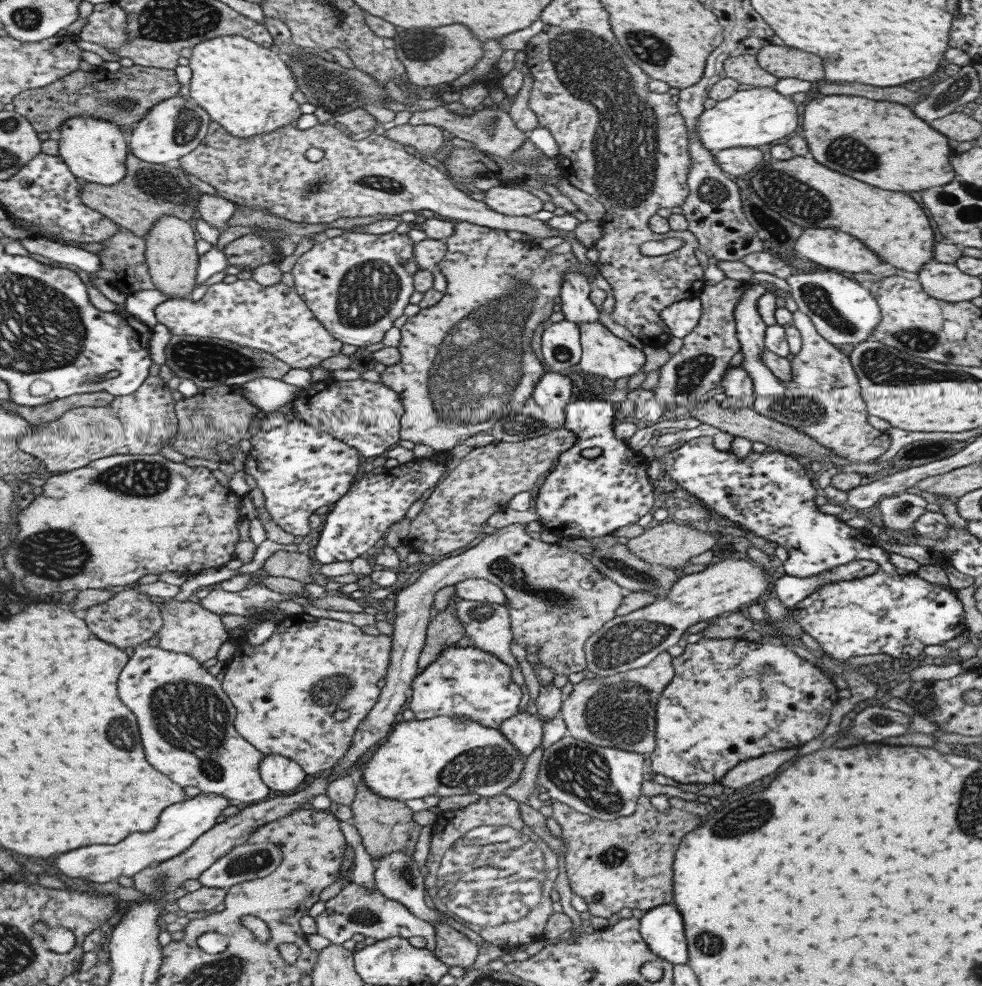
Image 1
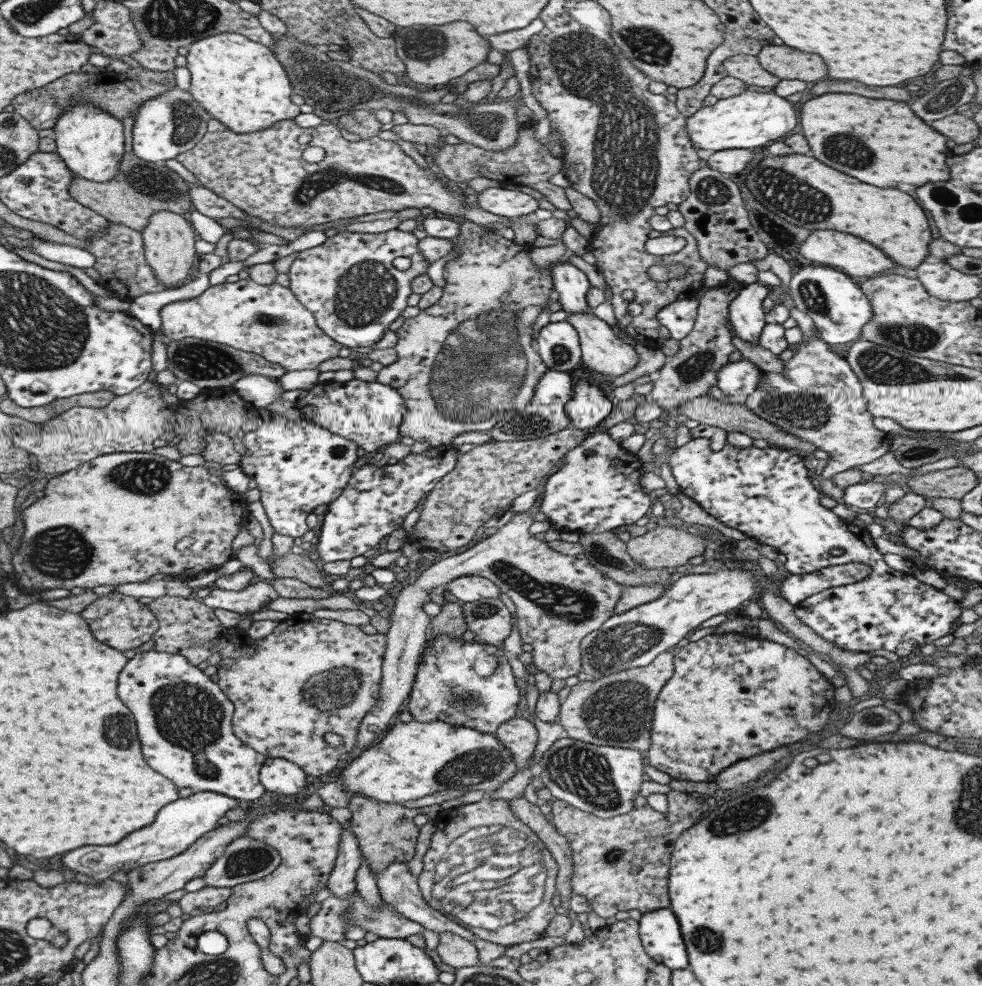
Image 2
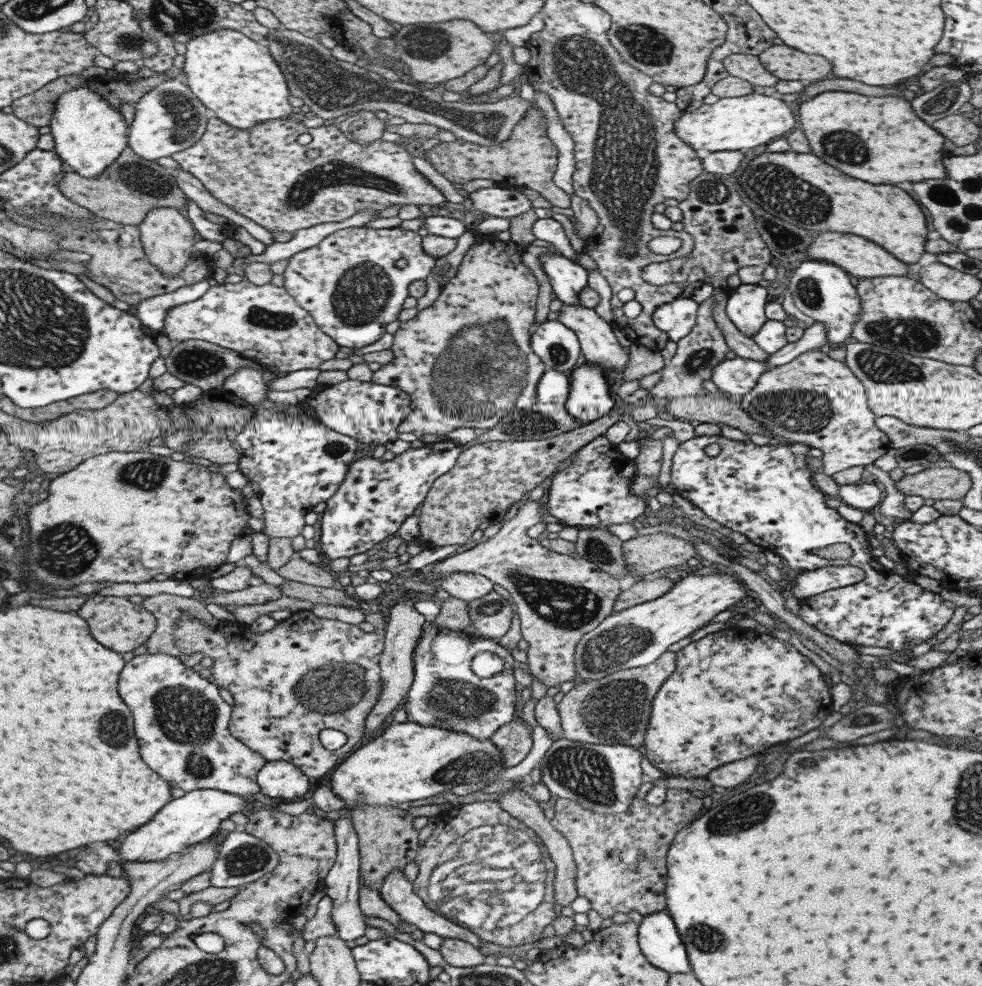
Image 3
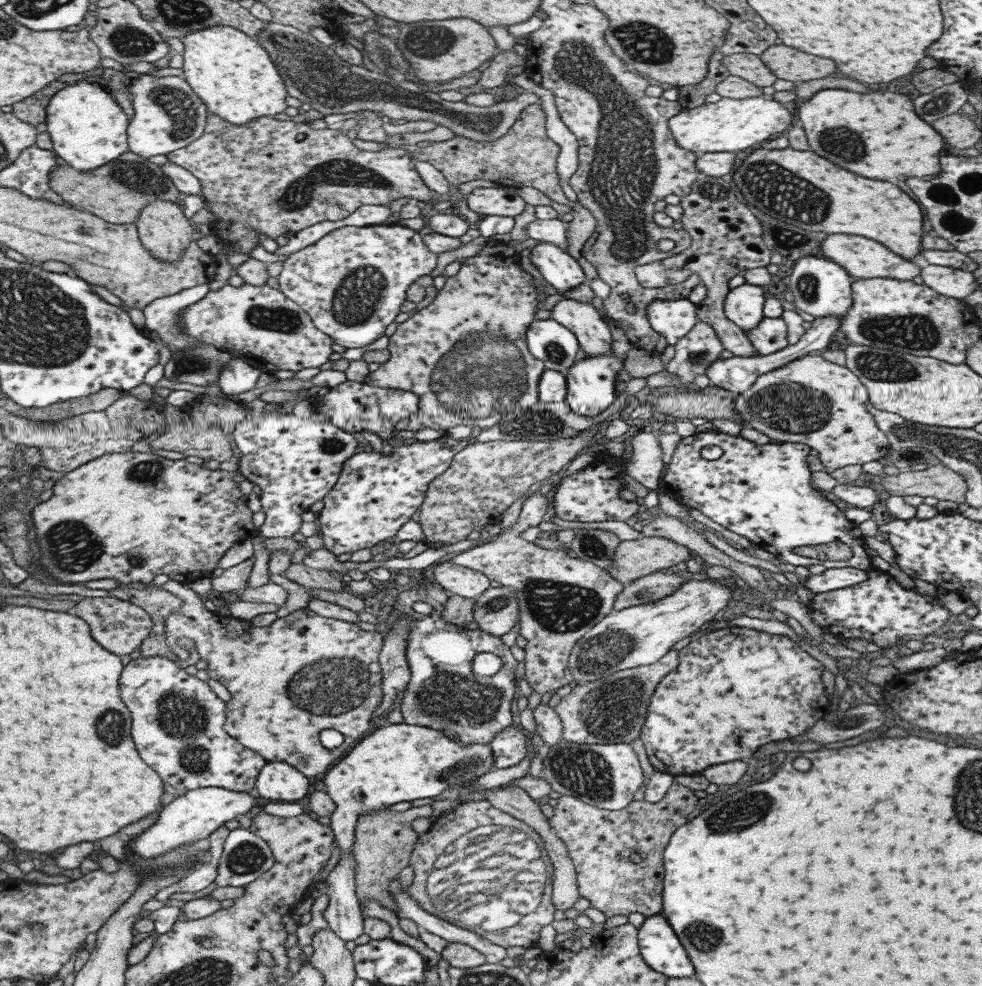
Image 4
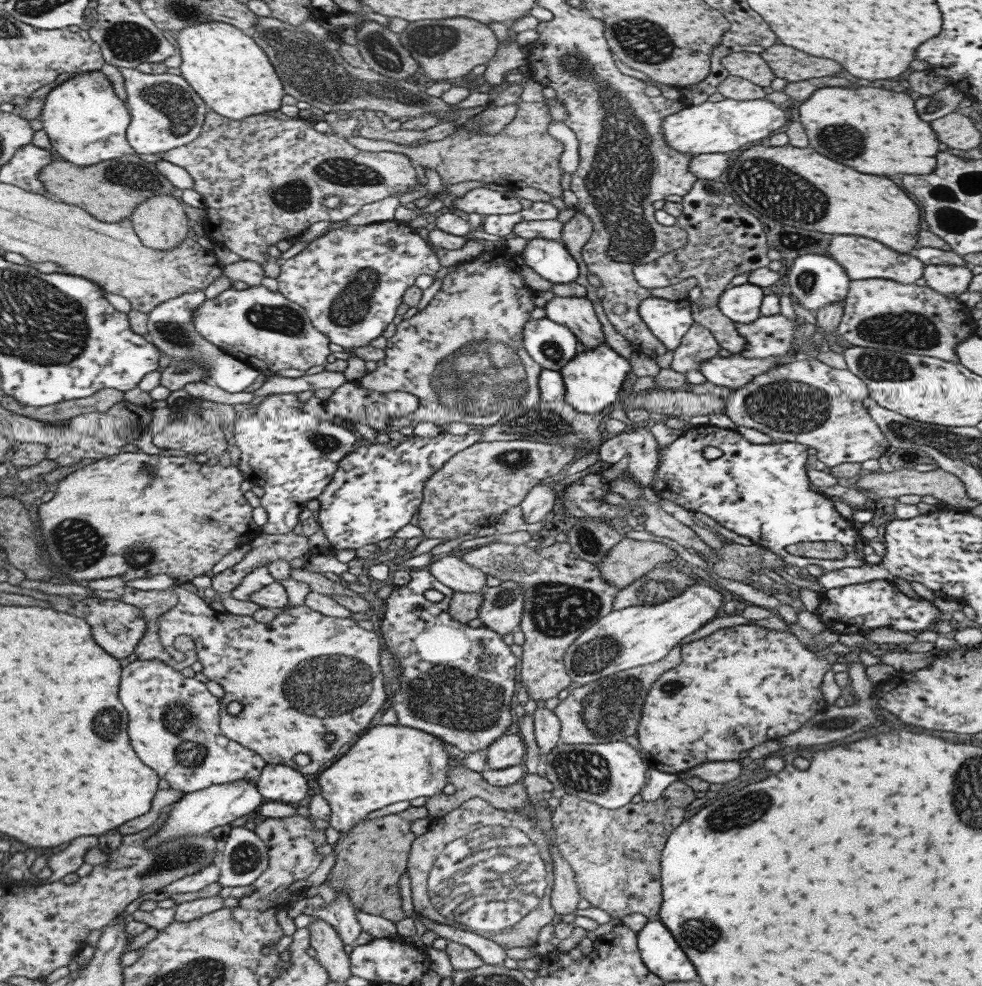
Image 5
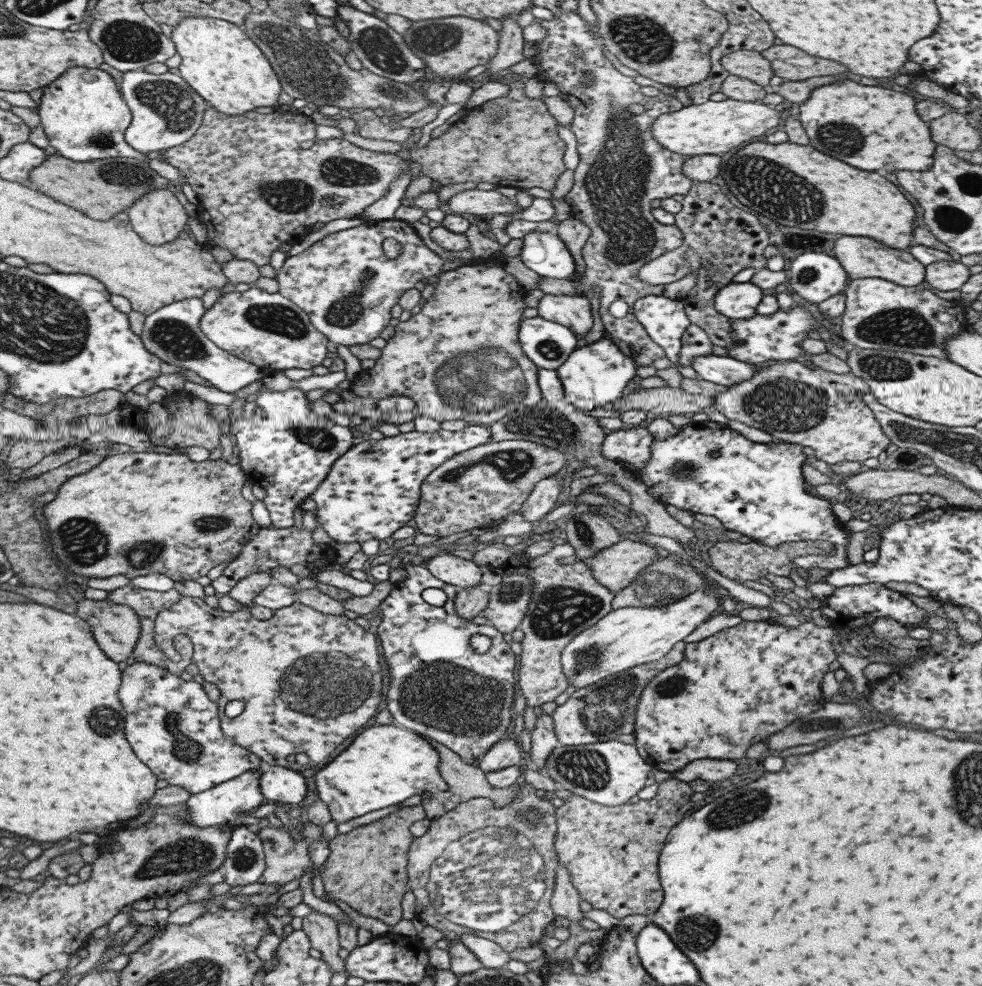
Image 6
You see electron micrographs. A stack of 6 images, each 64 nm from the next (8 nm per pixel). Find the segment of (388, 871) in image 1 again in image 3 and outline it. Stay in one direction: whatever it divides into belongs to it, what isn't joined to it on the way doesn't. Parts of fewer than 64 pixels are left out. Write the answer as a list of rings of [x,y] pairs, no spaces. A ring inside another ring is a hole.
[[[401,868],[400,870],[394,870],[389,873],[389,875],[383,879],[383,885],[379,887],[379,894],[382,901],[387,904],[387,906],[390,906],[401,920],[407,921],[408,924],[413,925],[423,933],[435,934],[442,939],[456,938],[457,940],[467,942],[469,945],[477,949],[481,946],[482,938],[479,935],[476,935],[474,930],[470,930],[457,922],[449,921],[437,911],[427,908],[424,905],[424,902],[413,893],[413,884],[403,877]]]

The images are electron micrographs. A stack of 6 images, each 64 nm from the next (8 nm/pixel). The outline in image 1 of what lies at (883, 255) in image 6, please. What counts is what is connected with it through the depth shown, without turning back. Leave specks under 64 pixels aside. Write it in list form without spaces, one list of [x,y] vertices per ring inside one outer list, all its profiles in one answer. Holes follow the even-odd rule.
[[[803,228],[803,232],[793,245],[793,250],[799,257],[844,275],[857,274],[857,272],[871,273],[876,271],[877,266],[881,264],[879,257],[875,258],[875,252],[865,248],[859,240],[851,238],[849,234],[831,230],[831,228],[827,230],[825,228]]]

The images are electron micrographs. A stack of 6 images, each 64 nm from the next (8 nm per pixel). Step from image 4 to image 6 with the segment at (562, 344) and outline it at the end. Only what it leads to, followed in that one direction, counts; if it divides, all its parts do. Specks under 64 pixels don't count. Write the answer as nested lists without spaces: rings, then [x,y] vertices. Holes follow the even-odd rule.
[[[537,315],[519,321],[519,345],[525,357],[537,368],[556,371],[581,340],[566,326]]]

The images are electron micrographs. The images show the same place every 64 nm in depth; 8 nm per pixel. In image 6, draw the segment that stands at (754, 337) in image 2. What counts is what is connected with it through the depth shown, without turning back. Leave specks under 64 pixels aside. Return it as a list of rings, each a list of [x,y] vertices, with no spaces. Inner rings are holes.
[[[729,282],[714,294],[714,309],[728,319],[748,319],[756,314],[761,289],[752,282]]]

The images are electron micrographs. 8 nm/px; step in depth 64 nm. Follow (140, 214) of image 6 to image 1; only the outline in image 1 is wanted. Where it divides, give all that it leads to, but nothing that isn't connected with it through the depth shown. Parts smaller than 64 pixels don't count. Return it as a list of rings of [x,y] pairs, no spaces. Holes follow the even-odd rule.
[[[163,215],[155,219],[144,236],[144,259],[155,289],[171,299],[189,298],[194,288],[198,254],[191,225],[183,219]]]

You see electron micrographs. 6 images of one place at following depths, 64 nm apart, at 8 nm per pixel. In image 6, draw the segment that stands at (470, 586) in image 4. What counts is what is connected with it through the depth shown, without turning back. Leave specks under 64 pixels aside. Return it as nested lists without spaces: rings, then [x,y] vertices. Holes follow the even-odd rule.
[[[440,552],[429,558],[425,568],[431,573],[431,576],[445,584],[456,586],[457,589],[476,585],[481,578],[479,567],[473,561],[446,552]]]

